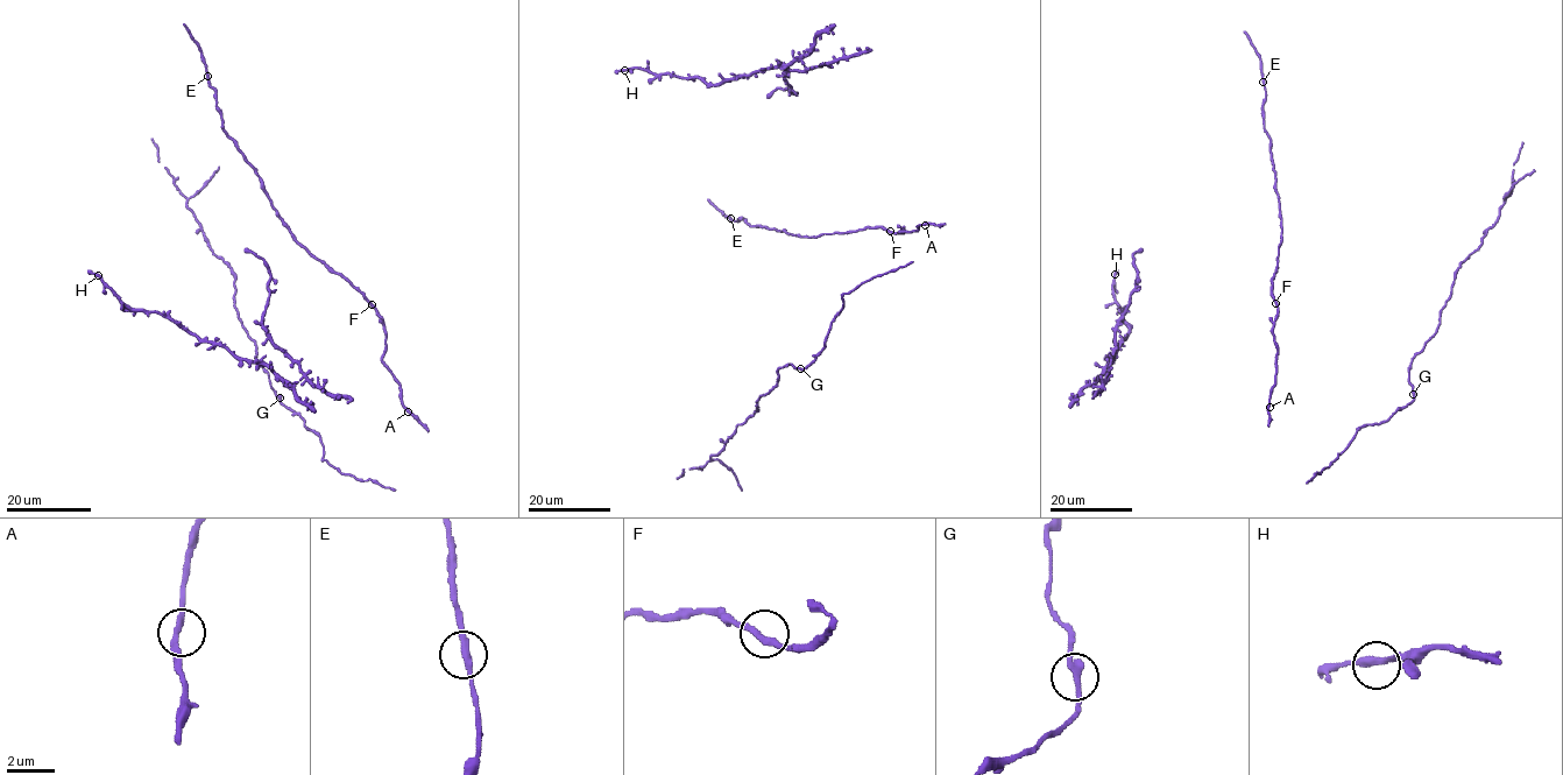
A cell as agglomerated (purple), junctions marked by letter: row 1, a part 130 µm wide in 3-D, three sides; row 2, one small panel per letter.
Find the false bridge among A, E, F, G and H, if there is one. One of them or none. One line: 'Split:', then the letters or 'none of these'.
Split: none of these

